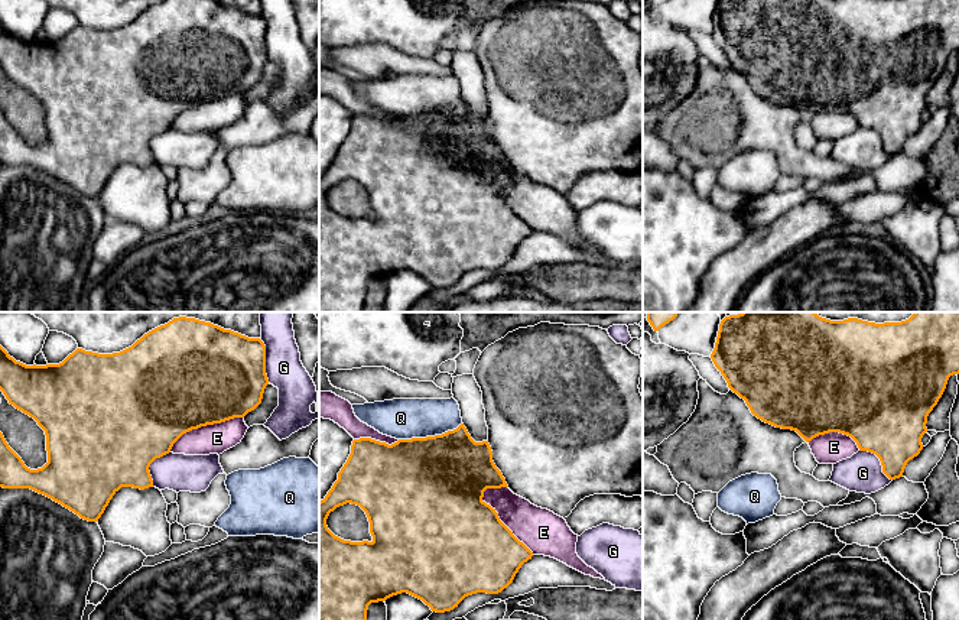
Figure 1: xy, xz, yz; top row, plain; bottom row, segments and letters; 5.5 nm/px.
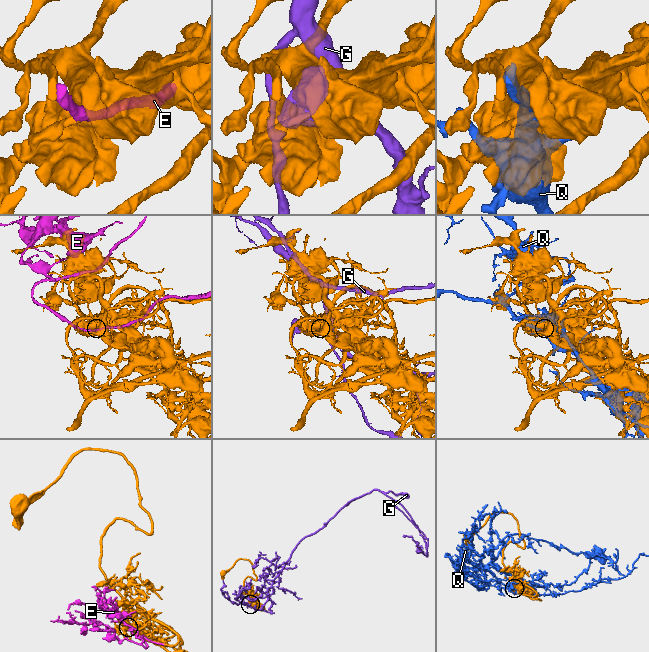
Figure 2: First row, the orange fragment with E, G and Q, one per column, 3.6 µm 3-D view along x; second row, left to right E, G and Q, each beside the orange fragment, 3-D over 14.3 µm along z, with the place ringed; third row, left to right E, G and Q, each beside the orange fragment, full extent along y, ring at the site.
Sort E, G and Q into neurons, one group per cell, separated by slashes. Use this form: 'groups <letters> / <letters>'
groups E / G / Q

